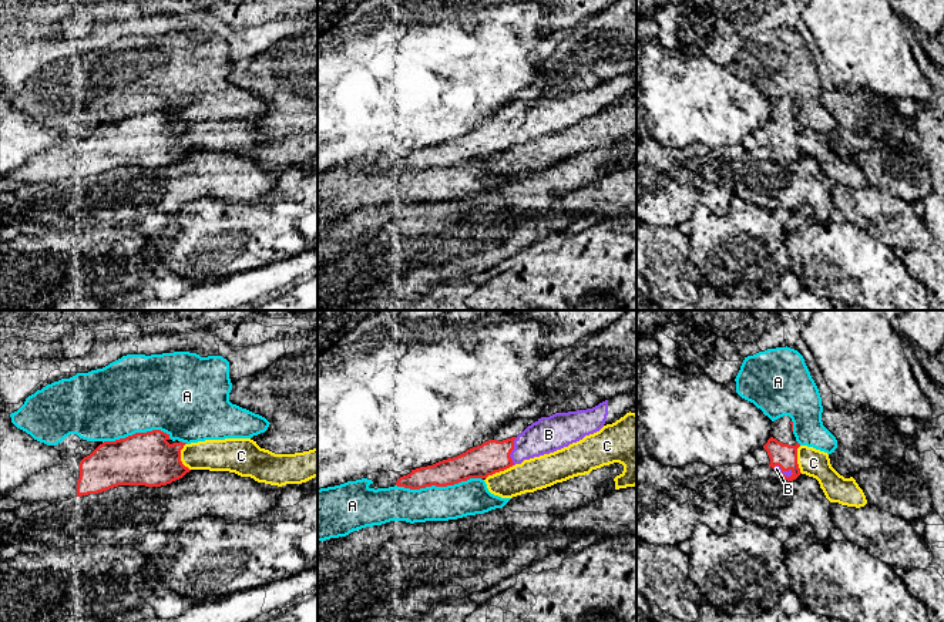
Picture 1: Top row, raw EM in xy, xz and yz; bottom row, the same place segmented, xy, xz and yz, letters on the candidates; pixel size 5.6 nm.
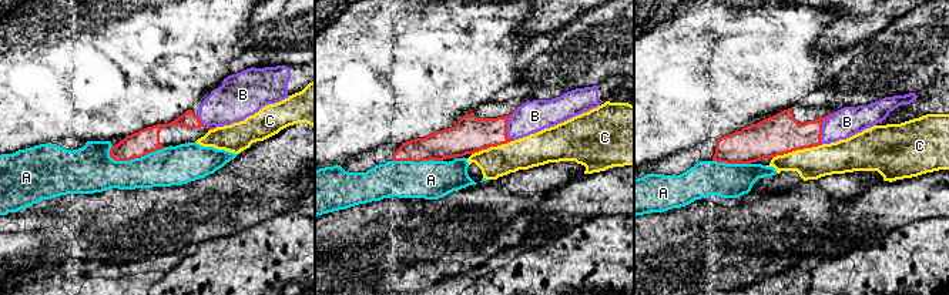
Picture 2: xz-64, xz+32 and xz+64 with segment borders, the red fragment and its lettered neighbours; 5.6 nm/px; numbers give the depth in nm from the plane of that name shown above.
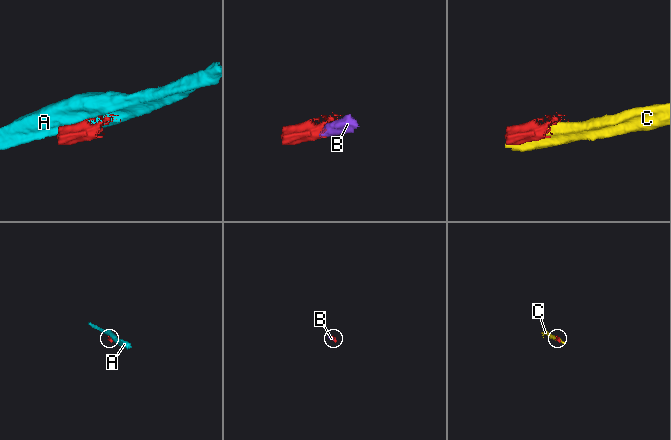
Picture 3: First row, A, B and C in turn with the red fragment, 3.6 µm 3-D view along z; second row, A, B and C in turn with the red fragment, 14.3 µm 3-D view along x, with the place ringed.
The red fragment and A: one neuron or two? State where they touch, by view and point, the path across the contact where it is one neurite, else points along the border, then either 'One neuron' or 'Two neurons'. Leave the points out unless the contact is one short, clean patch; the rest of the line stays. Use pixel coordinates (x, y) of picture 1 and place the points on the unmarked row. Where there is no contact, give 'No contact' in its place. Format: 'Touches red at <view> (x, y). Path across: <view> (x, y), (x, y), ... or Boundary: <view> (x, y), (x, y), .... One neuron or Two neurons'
Touches red at xz (439, 167). Two neurons

